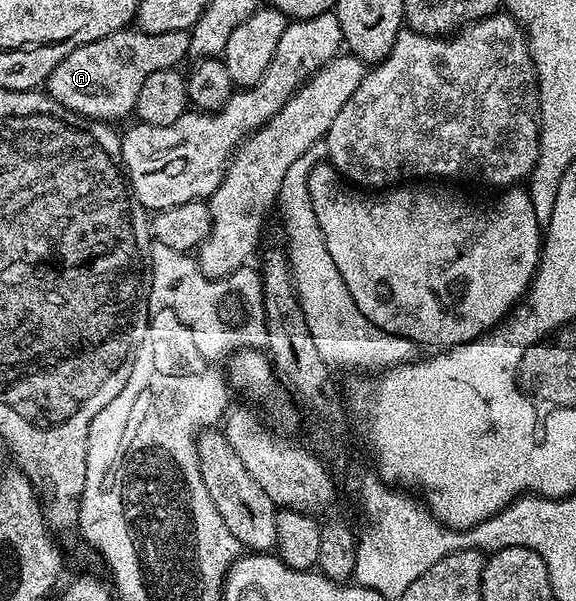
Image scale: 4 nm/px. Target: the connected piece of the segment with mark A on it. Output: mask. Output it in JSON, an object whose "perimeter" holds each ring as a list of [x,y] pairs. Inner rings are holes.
{"perimeter":[[[126,30],[107,34],[107,38],[99,38],[99,42],[87,42],[87,46],[79,46],[51,70],[47,81],[47,91],[55,102],[67,106],[75,114],[85,116],[89,120],[104,120],[117,122],[120,116],[125,116],[134,111],[139,98],[139,90],[155,70],[177,68],[181,59],[189,56],[189,33],[168,32],[167,34],[147,34],[140,30]]]}

